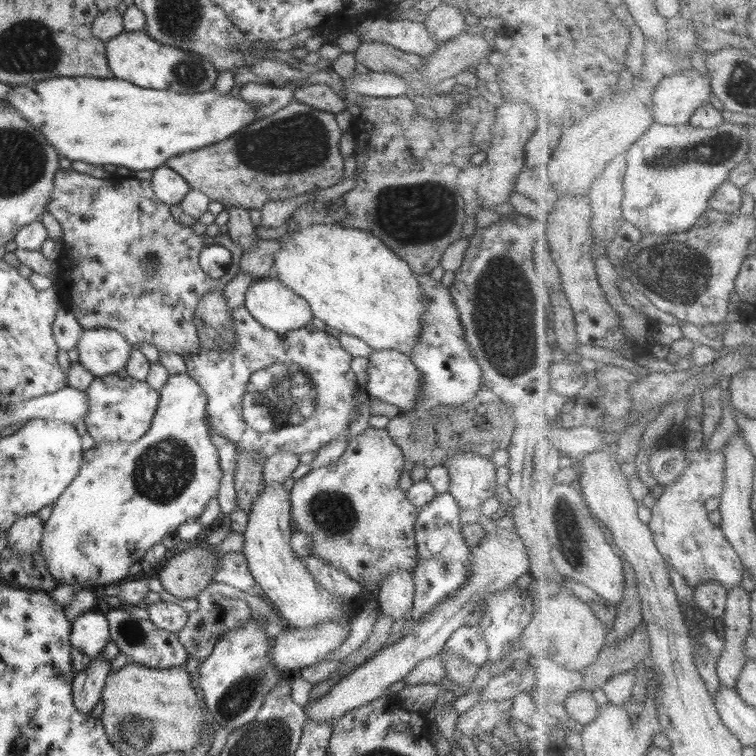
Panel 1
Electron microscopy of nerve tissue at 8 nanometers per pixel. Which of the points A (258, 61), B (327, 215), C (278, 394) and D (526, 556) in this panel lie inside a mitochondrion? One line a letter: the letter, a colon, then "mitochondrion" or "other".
A: other
B: other
C: mitochondrion
D: other

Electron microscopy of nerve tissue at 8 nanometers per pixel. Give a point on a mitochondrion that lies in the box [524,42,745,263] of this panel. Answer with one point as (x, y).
(721, 148)

